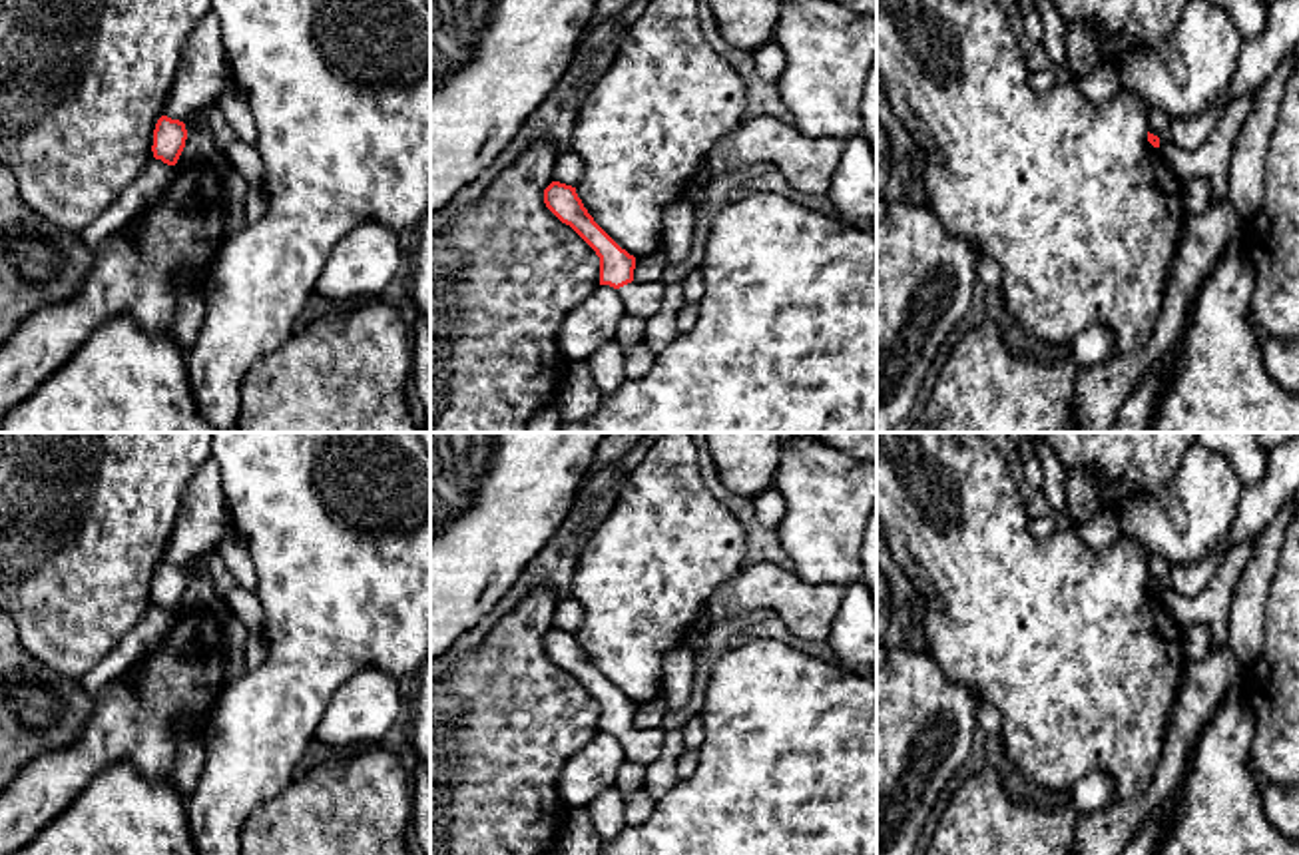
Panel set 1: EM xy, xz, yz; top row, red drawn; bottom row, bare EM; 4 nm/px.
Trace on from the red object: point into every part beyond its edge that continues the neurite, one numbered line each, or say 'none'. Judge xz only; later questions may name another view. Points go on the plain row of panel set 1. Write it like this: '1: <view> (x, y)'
1: xz (642, 746)

